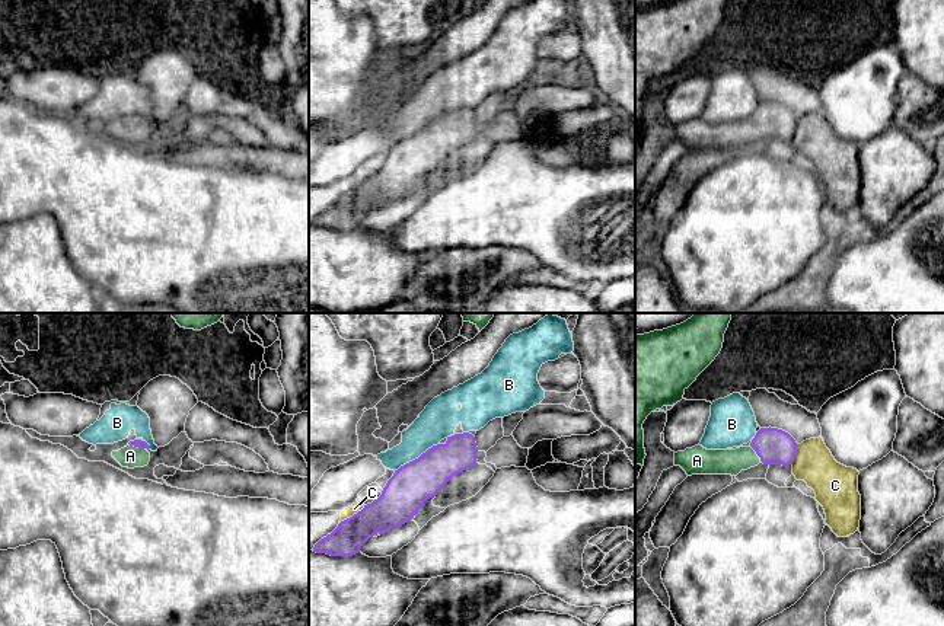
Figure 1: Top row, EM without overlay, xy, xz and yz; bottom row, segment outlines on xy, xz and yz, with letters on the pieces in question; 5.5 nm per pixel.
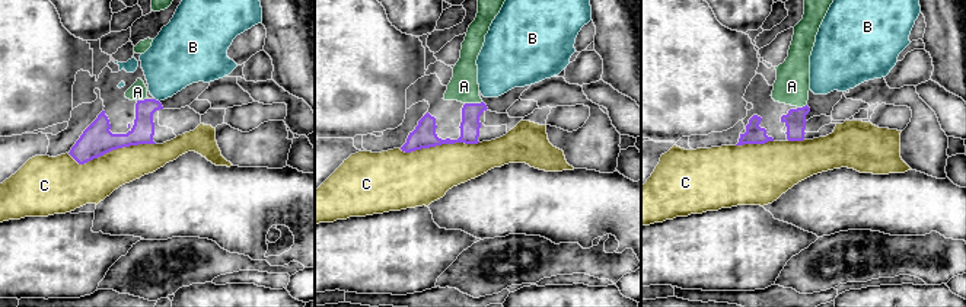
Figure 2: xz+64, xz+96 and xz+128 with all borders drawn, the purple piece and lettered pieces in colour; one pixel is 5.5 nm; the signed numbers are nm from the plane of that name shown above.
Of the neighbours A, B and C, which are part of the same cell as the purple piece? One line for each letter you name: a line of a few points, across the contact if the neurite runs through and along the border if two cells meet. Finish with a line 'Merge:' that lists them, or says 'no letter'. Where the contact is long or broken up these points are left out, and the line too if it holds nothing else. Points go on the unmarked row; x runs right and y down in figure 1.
A: Line: xy (137, 117), (137, 120), (130, 130)
Merge: A

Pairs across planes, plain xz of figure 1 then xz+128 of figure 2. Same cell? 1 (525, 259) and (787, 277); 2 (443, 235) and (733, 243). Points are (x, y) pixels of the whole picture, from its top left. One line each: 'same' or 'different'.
1: same
2: different

